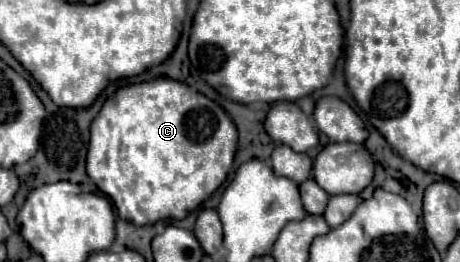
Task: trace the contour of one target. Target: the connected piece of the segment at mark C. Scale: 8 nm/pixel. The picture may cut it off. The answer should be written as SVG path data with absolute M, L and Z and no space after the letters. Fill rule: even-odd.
M156 78L152 82L118 88L106 98L92 122L86 172L94 184L112 198L122 220L136 226L154 224L162 218L180 220L224 184L234 162L236 142L236 126L224 108L178 80Z

